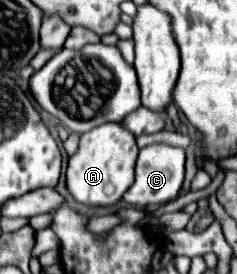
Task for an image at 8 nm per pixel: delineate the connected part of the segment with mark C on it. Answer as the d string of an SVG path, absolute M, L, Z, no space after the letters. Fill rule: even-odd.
M153 144L153 146L141 148L137 166L135 166L135 182L123 194L123 200L135 208L147 208L153 204L175 200L179 196L183 176L185 176L185 150L183 148L175 148L167 144Z

